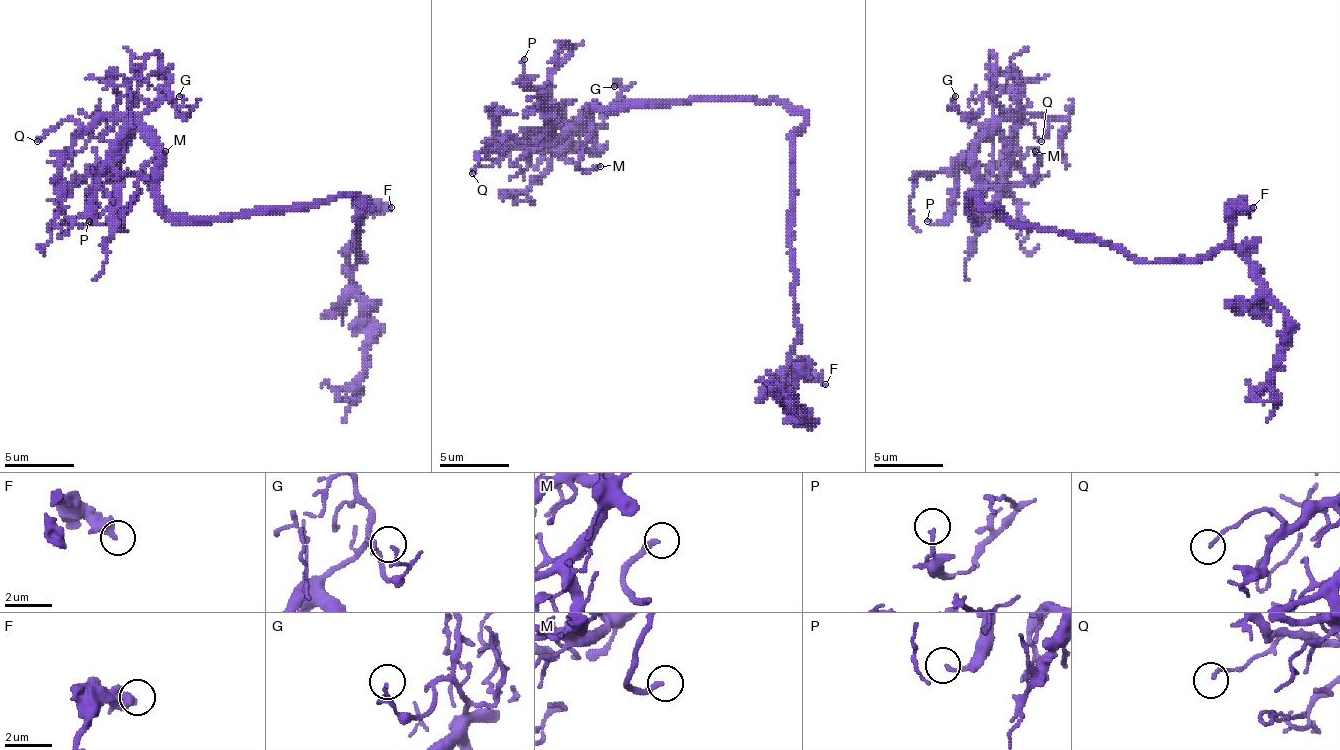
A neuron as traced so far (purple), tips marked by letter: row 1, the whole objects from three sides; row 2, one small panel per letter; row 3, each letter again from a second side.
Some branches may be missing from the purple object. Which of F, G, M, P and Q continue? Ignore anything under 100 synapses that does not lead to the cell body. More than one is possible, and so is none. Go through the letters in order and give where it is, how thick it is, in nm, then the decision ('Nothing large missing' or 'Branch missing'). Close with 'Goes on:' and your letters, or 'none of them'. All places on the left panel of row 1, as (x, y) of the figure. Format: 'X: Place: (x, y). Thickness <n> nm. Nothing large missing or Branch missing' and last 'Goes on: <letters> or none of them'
F: Place: (391, 207). Thickness 320 nm. Nothing large missing
G: Place: (179, 96). Thickness 160 nm. Nothing large missing
M: Place: (165, 151). Thickness 220 nm. Branch missing
P: Place: (89, 221). Thickness 150 nm. Nothing large missing
Q: Place: (37, 141). Thickness 130 nm. Nothing large missing
Goes on: M

